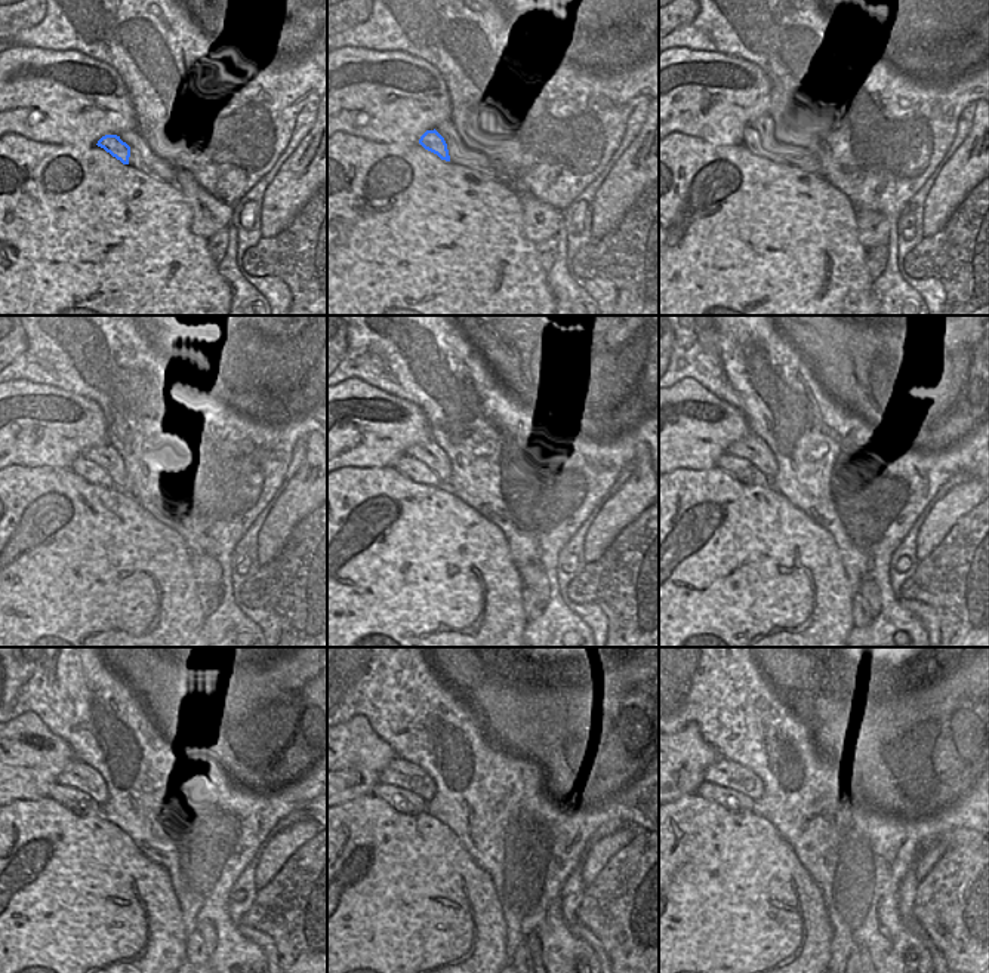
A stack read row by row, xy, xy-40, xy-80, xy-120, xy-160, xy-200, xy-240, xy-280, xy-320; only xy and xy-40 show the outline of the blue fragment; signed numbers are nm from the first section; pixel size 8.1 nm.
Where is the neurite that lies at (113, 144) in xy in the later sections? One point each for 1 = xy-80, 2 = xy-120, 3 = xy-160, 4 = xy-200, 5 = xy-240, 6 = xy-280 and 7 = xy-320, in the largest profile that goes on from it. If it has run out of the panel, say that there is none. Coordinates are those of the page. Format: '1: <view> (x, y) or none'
1: xy-80 (752, 141)
2: xy-120 (89, 471)
3: xy-160 (415, 470)
4: xy-200 (742, 470)
5: xy-240 (82, 804)
6: xy-280 (401, 800)
7: xy-320 (732, 800)

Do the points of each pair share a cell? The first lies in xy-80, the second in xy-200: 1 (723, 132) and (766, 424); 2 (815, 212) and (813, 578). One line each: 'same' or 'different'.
1: different
2: same

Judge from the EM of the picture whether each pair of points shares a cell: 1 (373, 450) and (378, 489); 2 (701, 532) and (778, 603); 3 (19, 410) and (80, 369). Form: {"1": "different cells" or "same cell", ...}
{"1": "different cells", "2": "same cell", "3": "different cells"}

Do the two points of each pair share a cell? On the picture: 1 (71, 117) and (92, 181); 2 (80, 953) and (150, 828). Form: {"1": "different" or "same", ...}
{"1": "different", "2": "different"}

